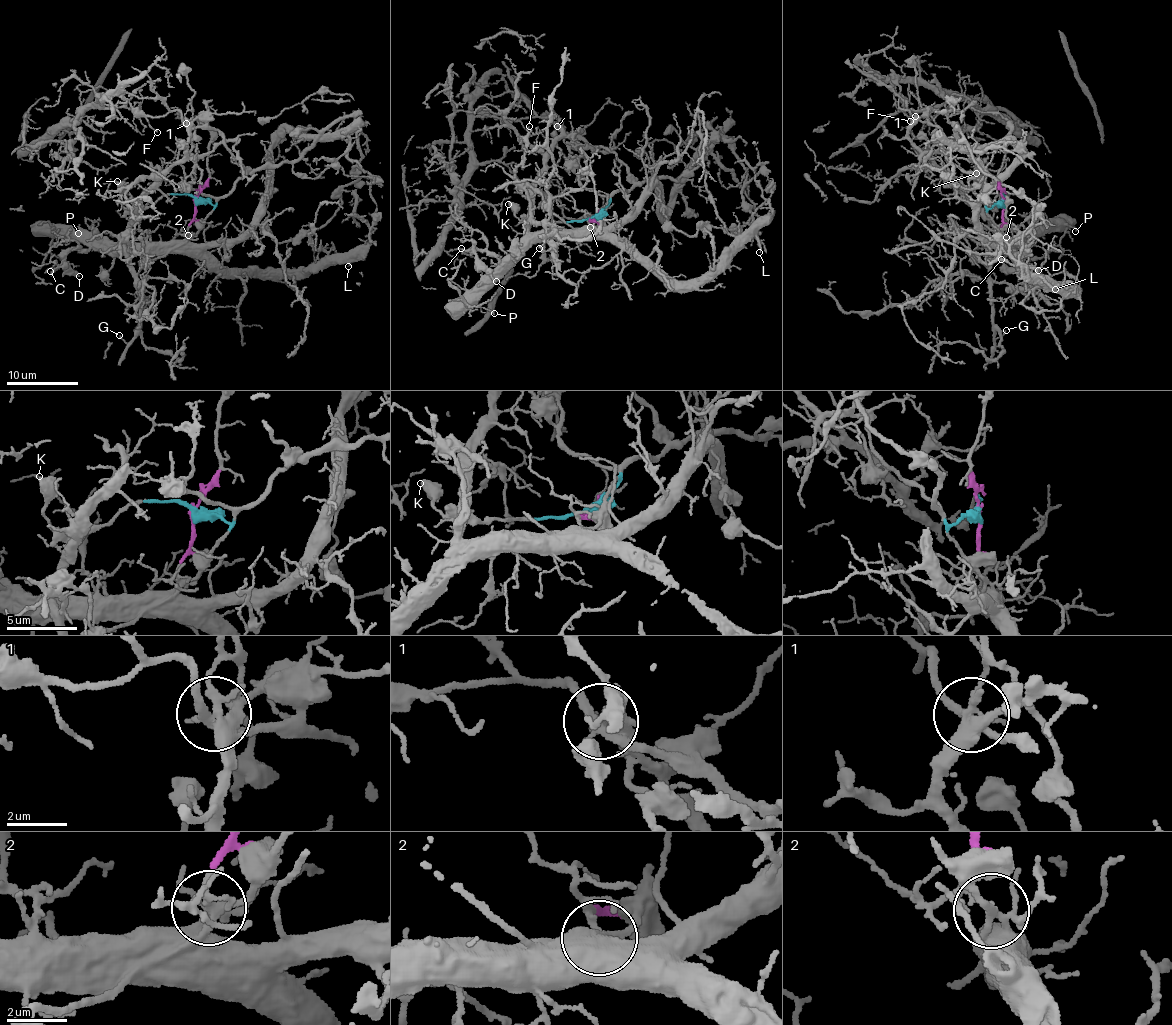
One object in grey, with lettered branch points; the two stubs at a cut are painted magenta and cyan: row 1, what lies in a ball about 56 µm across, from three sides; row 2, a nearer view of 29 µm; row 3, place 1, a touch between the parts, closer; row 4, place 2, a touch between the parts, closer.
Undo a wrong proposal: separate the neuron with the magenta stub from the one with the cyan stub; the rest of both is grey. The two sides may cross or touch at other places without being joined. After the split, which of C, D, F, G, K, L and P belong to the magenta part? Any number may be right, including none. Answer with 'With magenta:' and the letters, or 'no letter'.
With magenta: C, D, G, L, P

